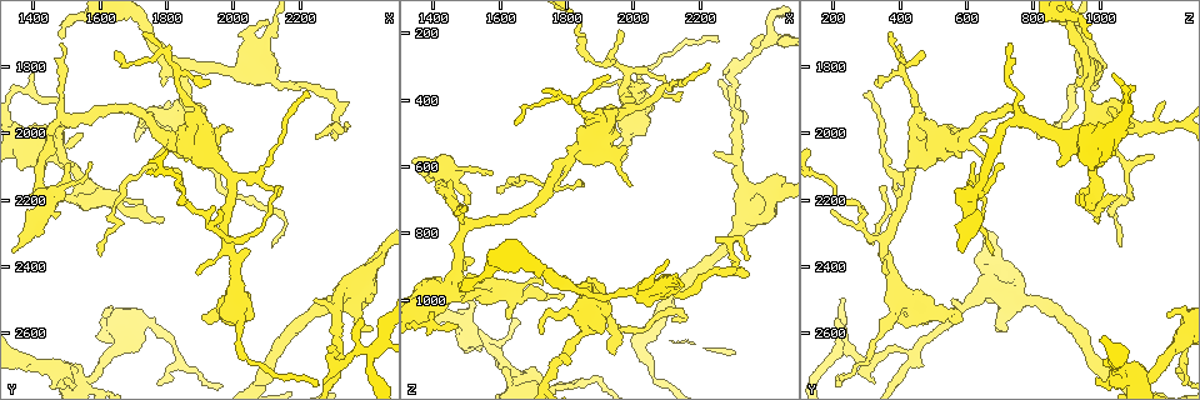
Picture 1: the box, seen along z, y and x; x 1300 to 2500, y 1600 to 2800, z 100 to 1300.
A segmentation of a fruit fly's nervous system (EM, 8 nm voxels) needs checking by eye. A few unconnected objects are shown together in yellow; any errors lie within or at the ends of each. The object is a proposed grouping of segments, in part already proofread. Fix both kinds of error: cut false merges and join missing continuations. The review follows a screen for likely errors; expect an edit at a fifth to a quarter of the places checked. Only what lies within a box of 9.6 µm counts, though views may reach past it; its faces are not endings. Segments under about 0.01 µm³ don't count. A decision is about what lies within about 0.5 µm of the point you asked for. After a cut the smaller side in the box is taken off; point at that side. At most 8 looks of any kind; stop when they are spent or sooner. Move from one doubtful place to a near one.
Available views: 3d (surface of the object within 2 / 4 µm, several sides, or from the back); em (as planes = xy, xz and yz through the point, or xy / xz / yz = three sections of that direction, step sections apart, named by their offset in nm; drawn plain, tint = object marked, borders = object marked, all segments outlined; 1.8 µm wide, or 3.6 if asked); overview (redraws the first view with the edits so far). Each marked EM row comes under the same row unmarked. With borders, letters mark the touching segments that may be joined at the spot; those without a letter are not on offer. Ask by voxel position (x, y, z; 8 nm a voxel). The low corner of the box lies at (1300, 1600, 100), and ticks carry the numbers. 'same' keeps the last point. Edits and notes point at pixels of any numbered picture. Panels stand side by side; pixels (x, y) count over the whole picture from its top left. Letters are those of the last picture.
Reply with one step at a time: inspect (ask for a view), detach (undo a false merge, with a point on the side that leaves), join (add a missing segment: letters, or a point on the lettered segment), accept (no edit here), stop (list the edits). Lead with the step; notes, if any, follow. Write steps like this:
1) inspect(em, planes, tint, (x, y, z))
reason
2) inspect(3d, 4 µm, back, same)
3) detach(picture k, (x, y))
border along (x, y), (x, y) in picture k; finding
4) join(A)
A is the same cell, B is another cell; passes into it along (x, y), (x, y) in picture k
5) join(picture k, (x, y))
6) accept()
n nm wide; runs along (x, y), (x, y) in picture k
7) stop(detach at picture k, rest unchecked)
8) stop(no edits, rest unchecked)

inspect(em, yz, step 8, tint, (2420, 2670, 220))
abrupt turn

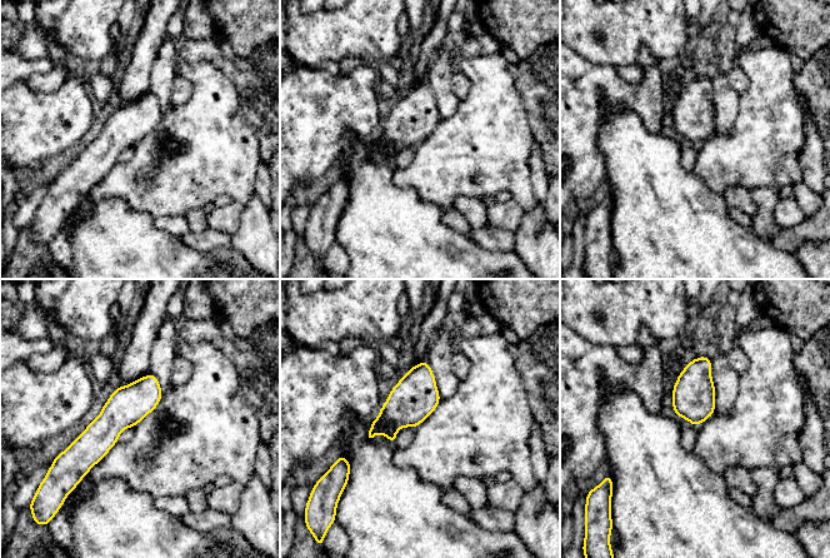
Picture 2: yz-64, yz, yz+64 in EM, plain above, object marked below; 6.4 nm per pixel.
inspect(em, yz, step 8, borders, same)
see the neighbours

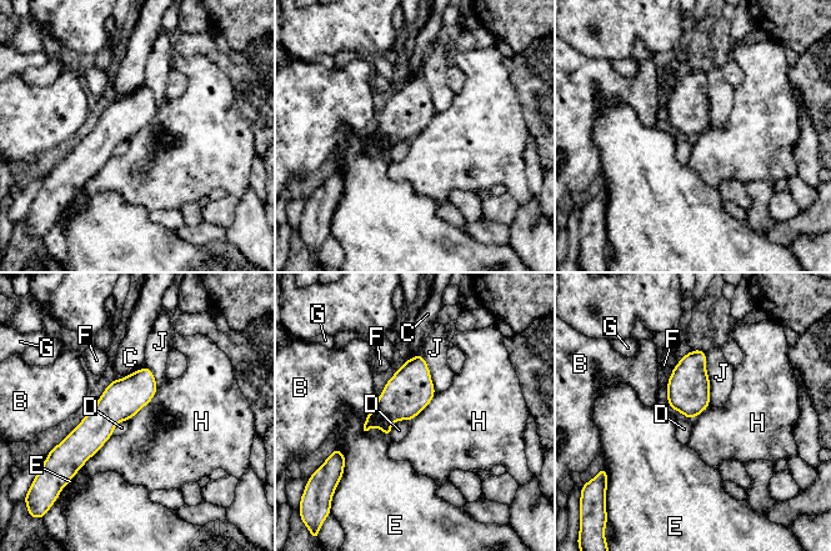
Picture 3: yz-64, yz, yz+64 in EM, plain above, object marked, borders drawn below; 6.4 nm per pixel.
accept()
B, C, D, E, F, G, H and J are other cells; runs along (145, 370), (76, 457) in picture 3; all the same neuron

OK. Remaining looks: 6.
inspect(em, planes, borders, (1910, 2550, 560))
free end

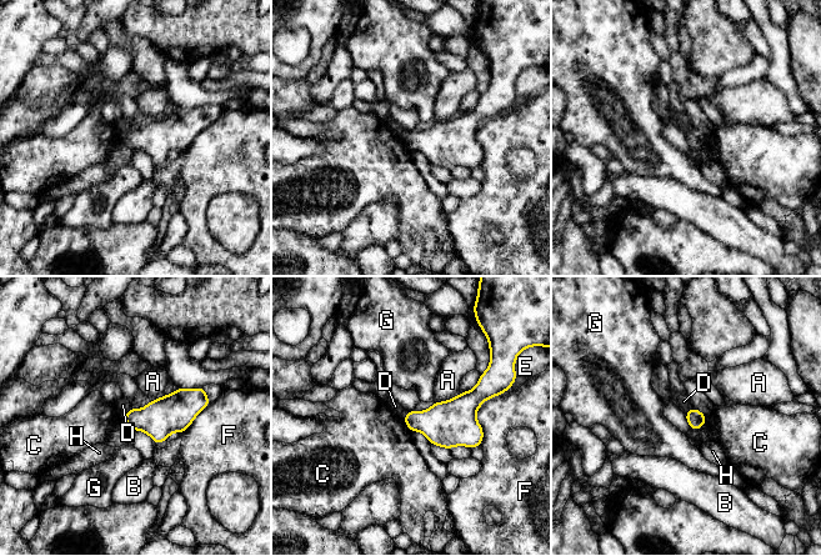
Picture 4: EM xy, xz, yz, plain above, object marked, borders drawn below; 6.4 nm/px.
accept()
A, B, C, D, E, F, G and H are other cells; border along (131, 407), (123, 419) in picture 4; none of them fits

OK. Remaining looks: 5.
inspect(em, planes, borders, (1720, 2210, 960))
branch stops here

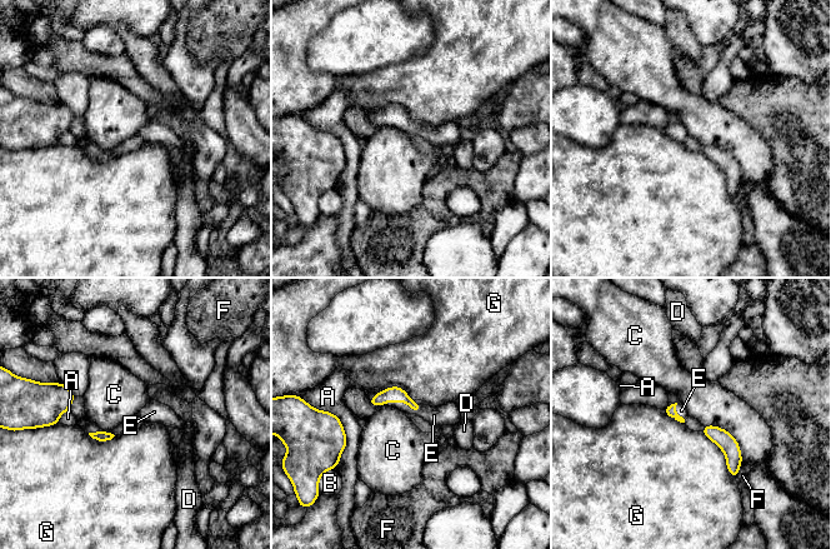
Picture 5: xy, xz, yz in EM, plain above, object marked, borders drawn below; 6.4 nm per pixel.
join(E)
E is the same cell, A, B, C, D, F and G are other cells; passes into it along (394, 394), (403, 402), (439, 415) in picture 5; it goes on there

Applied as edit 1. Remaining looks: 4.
stop(join at picture 5, rest unchecked)

